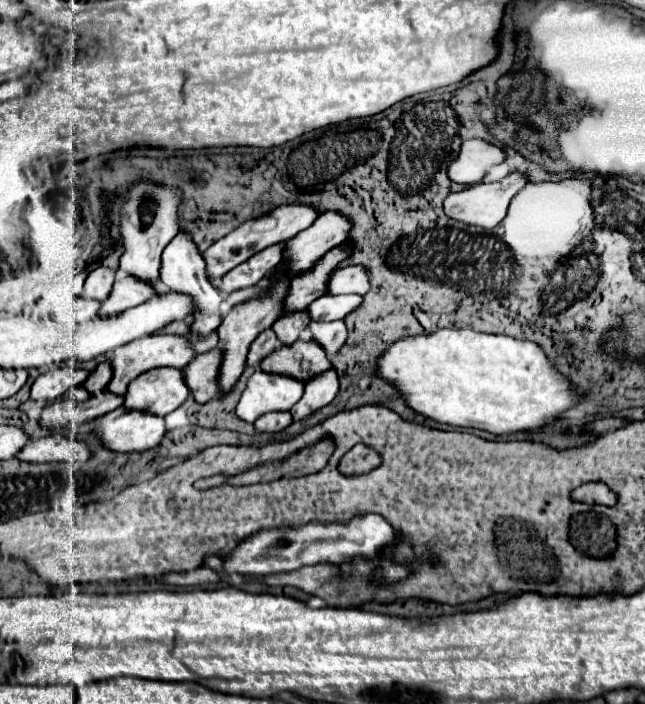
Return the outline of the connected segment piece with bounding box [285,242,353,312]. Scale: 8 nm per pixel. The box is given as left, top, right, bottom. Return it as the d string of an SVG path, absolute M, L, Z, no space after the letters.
M345 242L339 248L329 250L323 258L319 258L313 268L295 276L291 280L291 288L289 288L289 294L285 300L285 312L305 310L313 300L325 296L331 274L339 268L339 264L343 260L347 260L351 256L351 252L353 252L353 244Z

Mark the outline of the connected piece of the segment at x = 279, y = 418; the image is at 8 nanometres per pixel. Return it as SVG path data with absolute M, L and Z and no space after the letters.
M267 412L255 420L255 428L257 432L279 432L291 422L291 412Z

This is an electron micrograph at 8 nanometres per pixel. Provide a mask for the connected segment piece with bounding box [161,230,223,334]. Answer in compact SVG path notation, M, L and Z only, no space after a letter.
M179 232L163 250L163 264L161 264L161 282L167 288L183 288L183 292L191 292L191 296L195 296L195 300L199 300L199 308L203 308L203 316L197 316L193 320L193 330L197 330L199 334L209 334L211 330L219 328L221 324L221 312L219 312L219 304L223 300L223 296L219 296L219 292L215 292L215 288L211 288L211 284L207 284L207 272L205 272L205 260L197 248L197 244L193 242L189 232Z

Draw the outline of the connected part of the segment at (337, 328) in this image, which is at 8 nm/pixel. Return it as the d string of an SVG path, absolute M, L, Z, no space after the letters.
M335 320L335 322L311 322L309 324L311 332L313 332L313 340L317 340L327 356L335 356L343 344L347 342L347 328L343 320Z

